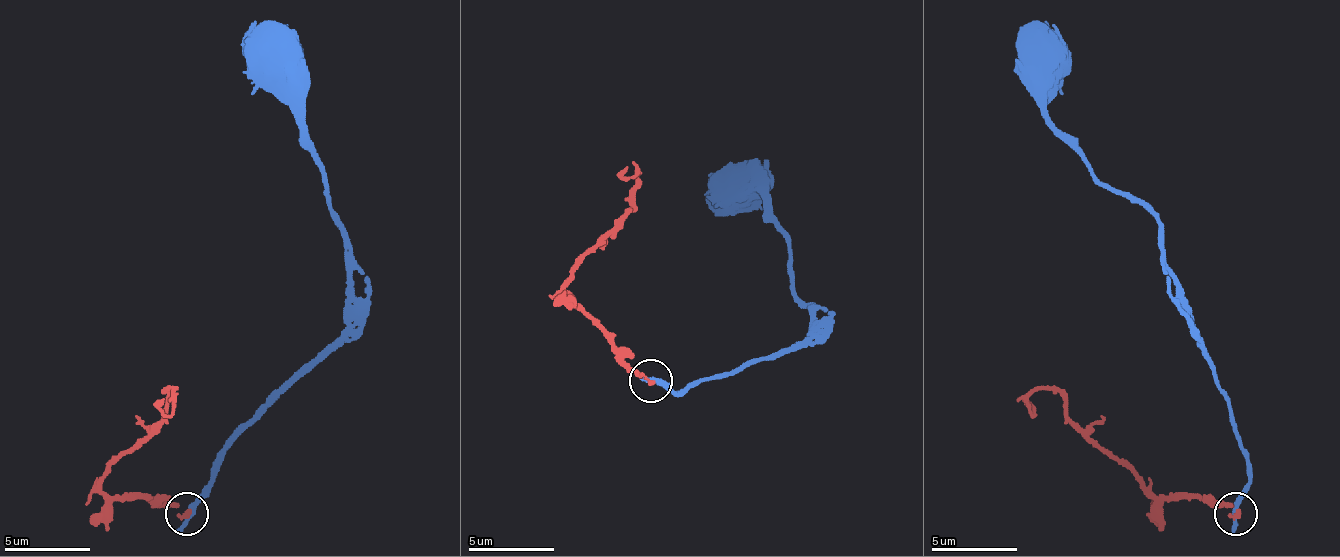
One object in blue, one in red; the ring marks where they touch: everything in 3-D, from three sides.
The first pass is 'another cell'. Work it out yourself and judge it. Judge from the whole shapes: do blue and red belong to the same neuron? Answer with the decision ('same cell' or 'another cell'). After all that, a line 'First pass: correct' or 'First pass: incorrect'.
another cell
First pass: correct

